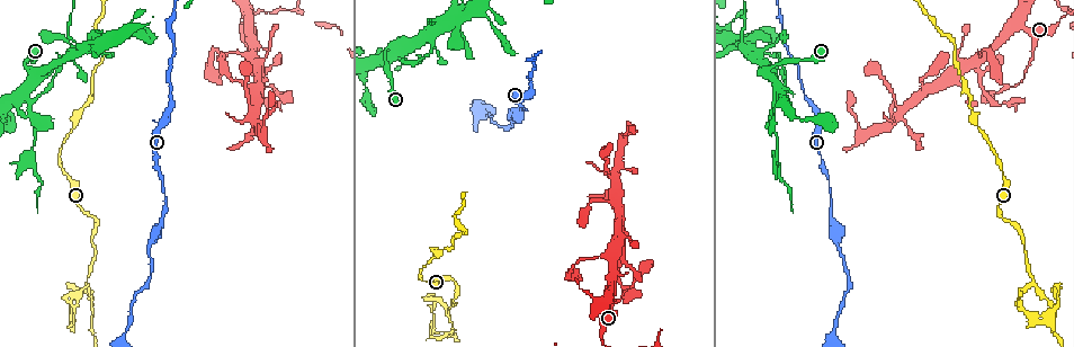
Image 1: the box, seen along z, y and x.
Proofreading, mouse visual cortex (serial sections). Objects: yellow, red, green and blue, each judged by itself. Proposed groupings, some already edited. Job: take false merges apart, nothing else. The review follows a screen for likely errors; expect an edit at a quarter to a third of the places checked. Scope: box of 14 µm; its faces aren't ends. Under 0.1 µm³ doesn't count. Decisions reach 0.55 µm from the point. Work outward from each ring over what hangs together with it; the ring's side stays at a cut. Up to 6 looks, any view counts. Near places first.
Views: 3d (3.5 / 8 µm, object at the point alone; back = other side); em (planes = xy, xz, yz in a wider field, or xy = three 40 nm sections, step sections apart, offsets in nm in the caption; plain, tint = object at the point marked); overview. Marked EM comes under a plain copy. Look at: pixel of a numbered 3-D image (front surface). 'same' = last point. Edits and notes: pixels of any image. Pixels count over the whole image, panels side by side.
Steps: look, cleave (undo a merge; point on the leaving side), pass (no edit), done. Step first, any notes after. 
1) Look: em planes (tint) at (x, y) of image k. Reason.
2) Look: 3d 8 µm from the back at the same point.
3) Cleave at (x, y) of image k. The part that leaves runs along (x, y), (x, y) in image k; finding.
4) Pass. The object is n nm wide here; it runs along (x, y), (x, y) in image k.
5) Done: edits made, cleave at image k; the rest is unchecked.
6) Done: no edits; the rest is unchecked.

Look: 3d 8 µm at (1033, 56) of image 1. Calibre changes.

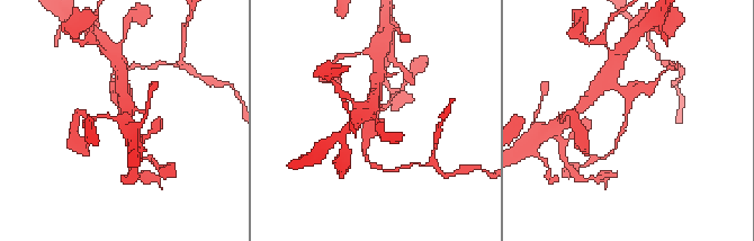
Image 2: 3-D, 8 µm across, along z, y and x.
Look: 3d 3.5 µm at (626, 120) of image 2. Closer look.

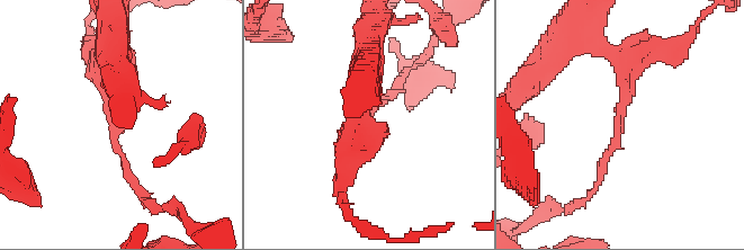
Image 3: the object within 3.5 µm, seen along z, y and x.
Look: em xy step 1 (tint) at (621, 124) of image 3. The arms are 100, 350 nm wide; need the tissue.

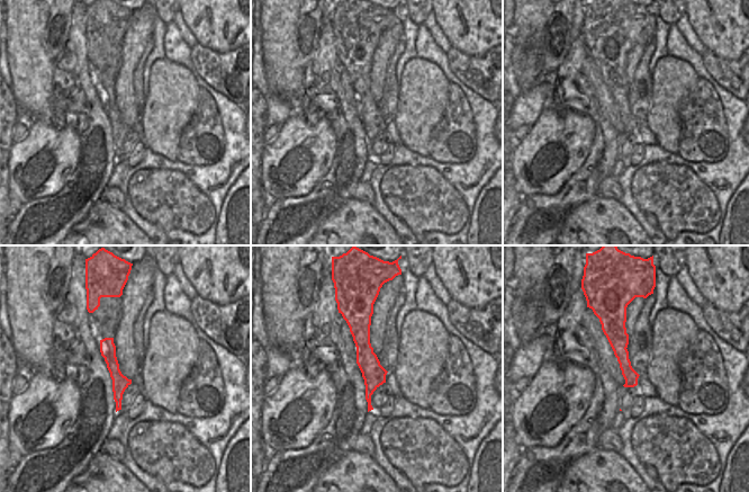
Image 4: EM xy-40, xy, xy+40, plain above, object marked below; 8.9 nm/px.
Pass. It runs along (368, 313), (363, 319), (368, 396) in image 4; continuous, no second cell.

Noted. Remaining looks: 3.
Look: 3d 3.5 µm at (88, 285) of image 1. Sharp bend.

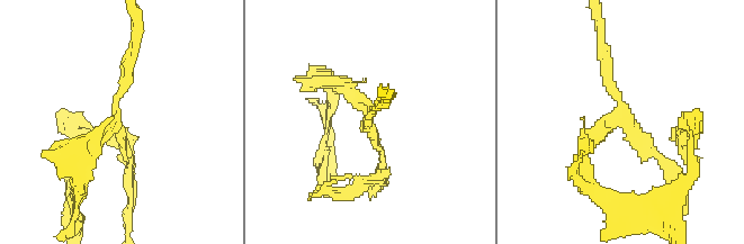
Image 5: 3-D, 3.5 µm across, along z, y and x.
Look: em planes (tint) at (114, 115) of image 5. 3 arms meet here; the arms are 100, 150, 150 nm wide; shape alone is not enough.

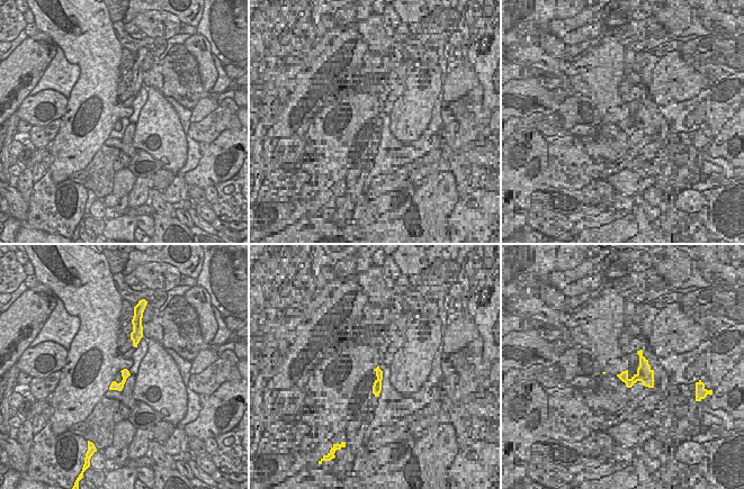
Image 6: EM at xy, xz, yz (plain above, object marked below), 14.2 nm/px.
Cleave at (100, 129) of image 5. The part that leaves runs along (116, 123), (88, 157), (81, 196) in image 5; two cells meet here.

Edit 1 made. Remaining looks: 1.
Done: edits made, cleave at image 5; the rest is unchecked.

